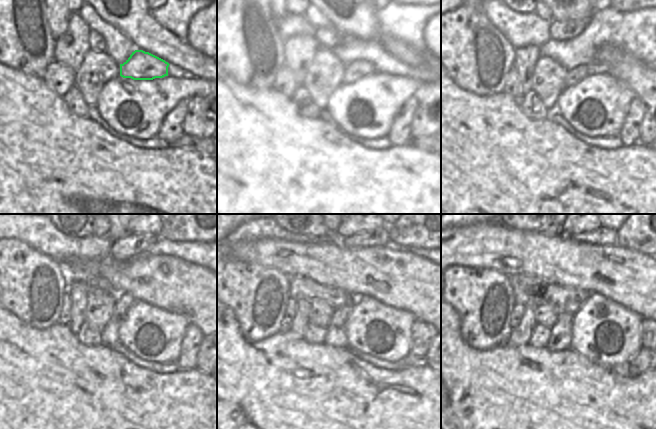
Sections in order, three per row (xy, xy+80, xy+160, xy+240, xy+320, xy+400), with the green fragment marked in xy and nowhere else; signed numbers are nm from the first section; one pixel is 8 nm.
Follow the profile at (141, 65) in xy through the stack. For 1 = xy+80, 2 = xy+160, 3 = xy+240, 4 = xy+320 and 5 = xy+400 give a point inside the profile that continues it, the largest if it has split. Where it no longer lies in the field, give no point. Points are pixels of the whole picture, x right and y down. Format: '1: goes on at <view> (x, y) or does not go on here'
1: goes on at xy+80 (357, 69)
2: goes on at xy+160 (575, 75)
3: goes on at xy+240 (124, 300)
4: goes on at xy+320 (336, 330)
5: goes on at xy+400 (560, 338)

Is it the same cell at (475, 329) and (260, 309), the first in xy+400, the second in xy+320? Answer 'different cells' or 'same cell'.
same cell

